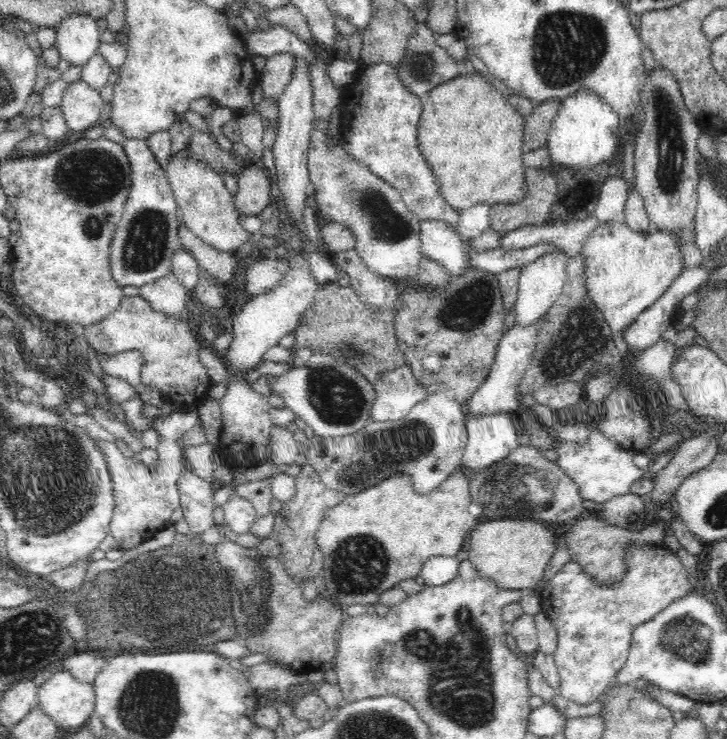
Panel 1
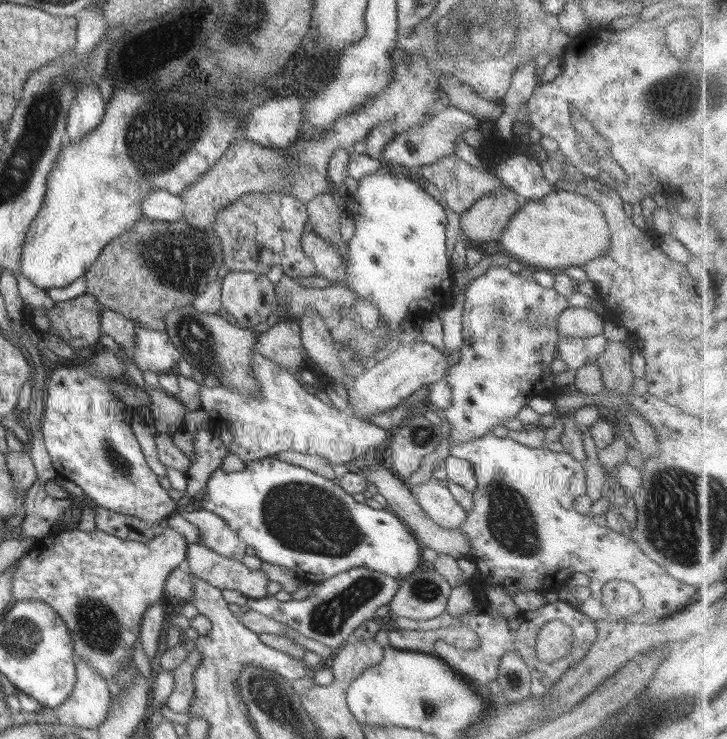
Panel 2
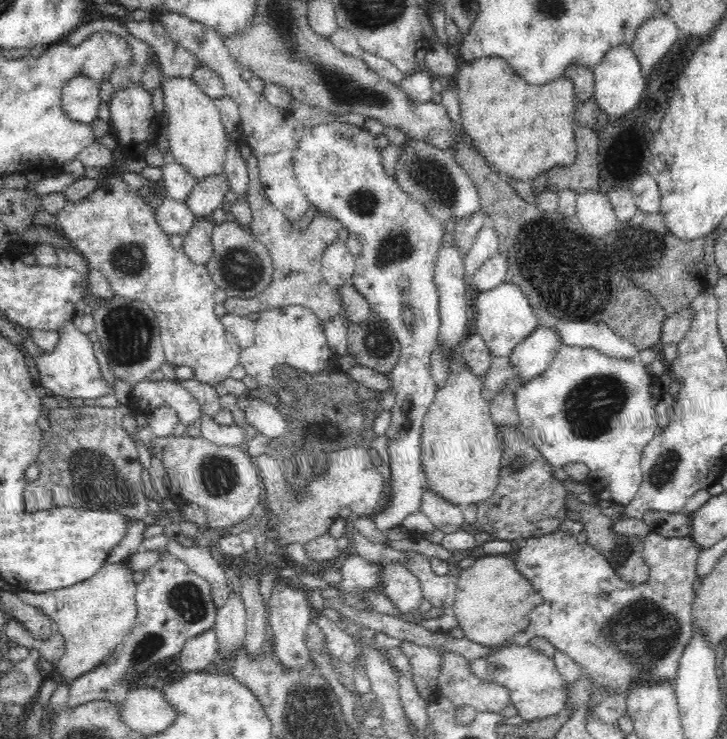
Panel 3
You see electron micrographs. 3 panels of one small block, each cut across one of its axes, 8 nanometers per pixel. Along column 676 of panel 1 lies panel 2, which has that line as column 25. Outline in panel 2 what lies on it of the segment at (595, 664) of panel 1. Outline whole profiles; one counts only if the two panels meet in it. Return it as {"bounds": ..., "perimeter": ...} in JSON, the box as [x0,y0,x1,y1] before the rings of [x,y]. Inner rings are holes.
{"bounds":[12,527,188,684],"perimeter":[[[167,527],[160,536],[154,536],[148,542],[121,539],[98,528],[92,533],[79,529],[60,534],[50,532],[36,539],[34,546],[18,561],[19,565],[12,575],[13,600],[38,599],[52,606],[66,623],[78,658],[89,662],[110,684],[112,678],[118,676],[118,671],[132,661],[131,652],[139,635],[144,611],[160,601],[171,572],[177,567],[183,567],[188,545],[181,534]]]}

